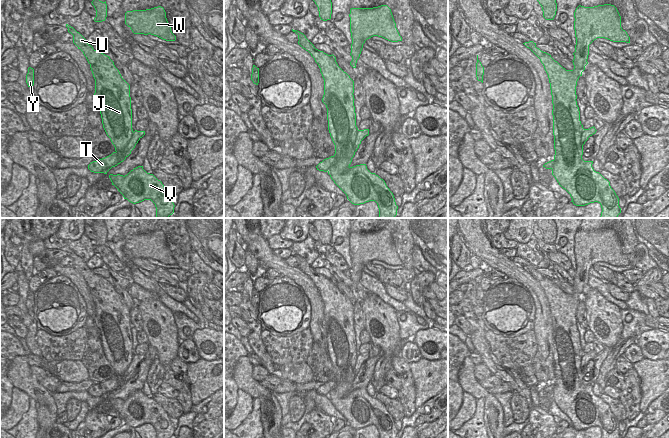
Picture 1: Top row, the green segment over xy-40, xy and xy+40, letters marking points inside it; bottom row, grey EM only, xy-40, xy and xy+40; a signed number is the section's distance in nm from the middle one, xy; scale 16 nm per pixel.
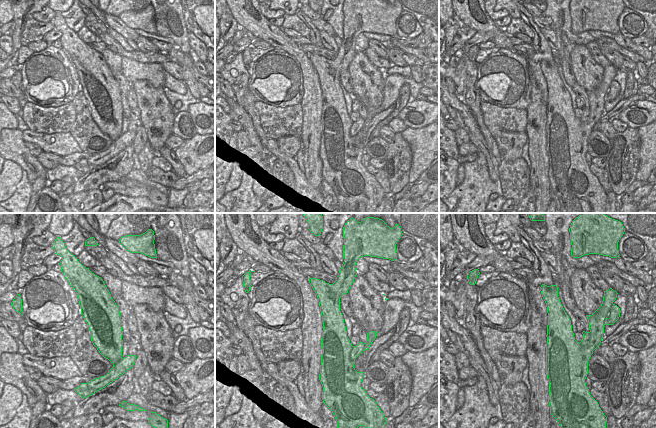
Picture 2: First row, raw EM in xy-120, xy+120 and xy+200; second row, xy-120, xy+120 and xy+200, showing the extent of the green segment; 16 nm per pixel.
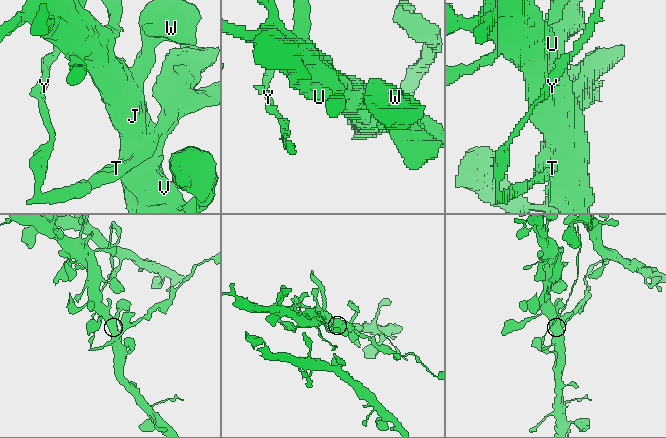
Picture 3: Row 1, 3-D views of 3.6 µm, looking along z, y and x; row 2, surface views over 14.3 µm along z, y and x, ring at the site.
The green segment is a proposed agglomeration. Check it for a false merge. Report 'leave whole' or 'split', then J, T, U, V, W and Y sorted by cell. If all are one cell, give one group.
split; J U V W / T Y

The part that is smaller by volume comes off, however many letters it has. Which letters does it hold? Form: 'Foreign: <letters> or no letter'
Foreign: T, Y

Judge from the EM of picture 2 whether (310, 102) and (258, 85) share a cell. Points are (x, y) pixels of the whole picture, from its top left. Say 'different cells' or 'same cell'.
different cells

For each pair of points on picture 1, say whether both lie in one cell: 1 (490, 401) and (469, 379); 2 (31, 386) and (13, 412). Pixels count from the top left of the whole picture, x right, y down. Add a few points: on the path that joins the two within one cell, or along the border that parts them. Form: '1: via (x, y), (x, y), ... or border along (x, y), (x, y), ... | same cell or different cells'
1: via (485, 396), (473, 384) | same cell
2: border along (14, 386), (24, 391), (30, 397) | different cells

